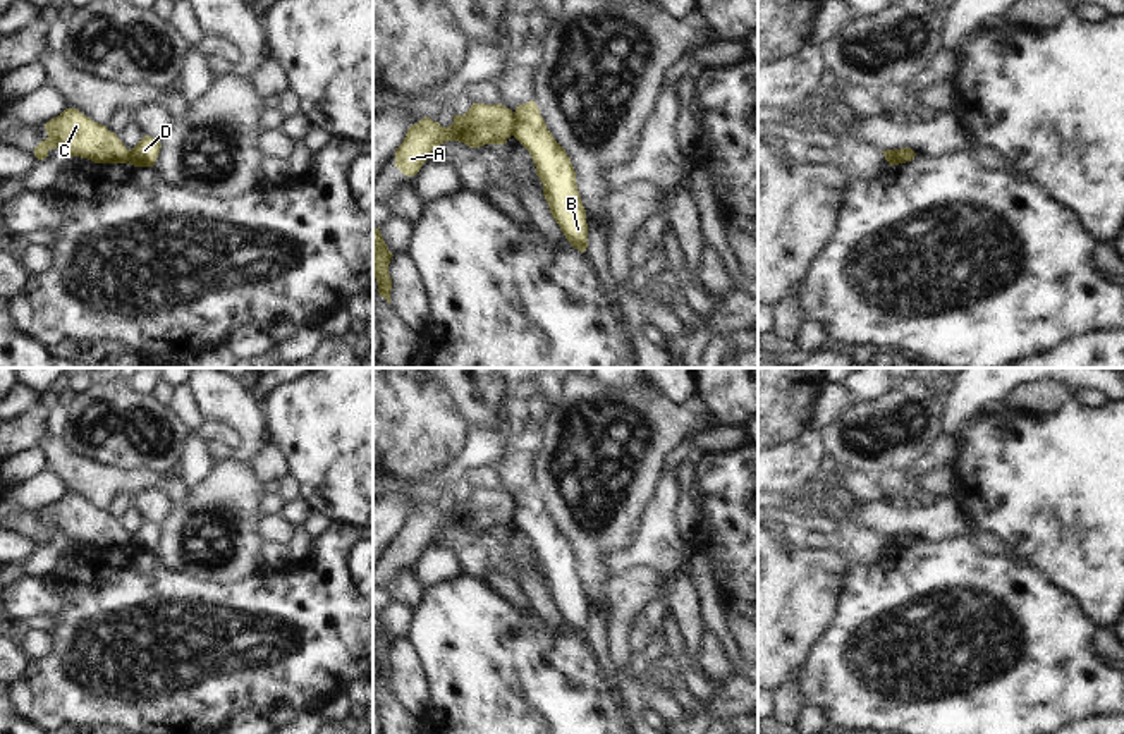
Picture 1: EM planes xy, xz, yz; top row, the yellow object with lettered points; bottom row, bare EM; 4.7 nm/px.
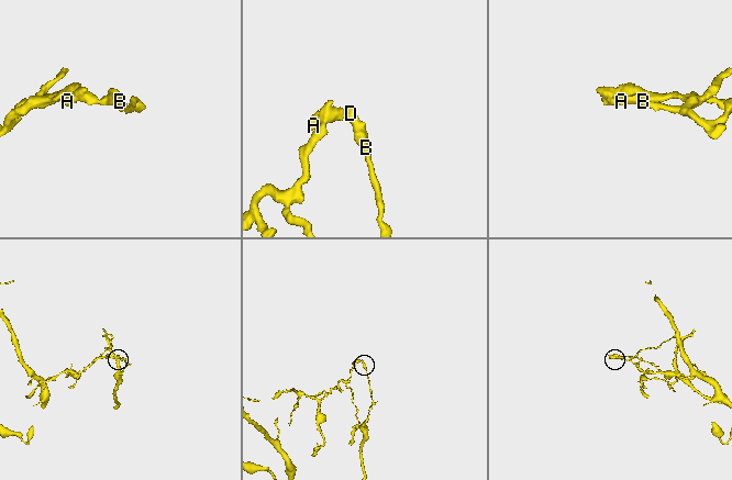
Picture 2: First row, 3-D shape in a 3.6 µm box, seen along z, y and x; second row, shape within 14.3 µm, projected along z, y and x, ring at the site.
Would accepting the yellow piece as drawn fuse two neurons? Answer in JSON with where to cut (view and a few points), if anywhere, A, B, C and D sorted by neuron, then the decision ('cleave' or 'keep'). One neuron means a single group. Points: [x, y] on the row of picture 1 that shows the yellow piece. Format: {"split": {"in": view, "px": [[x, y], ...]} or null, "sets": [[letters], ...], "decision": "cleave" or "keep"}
{"split": {"in": "xz", "px": [[514, 114], [511, 134]]}, "sets": [["A", "C"], ["B", "D"]], "decision": "cleave"}

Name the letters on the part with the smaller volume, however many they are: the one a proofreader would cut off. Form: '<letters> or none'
A, C

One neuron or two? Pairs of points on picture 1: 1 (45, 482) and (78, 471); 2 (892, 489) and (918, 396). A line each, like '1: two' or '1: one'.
1: two
2: two

